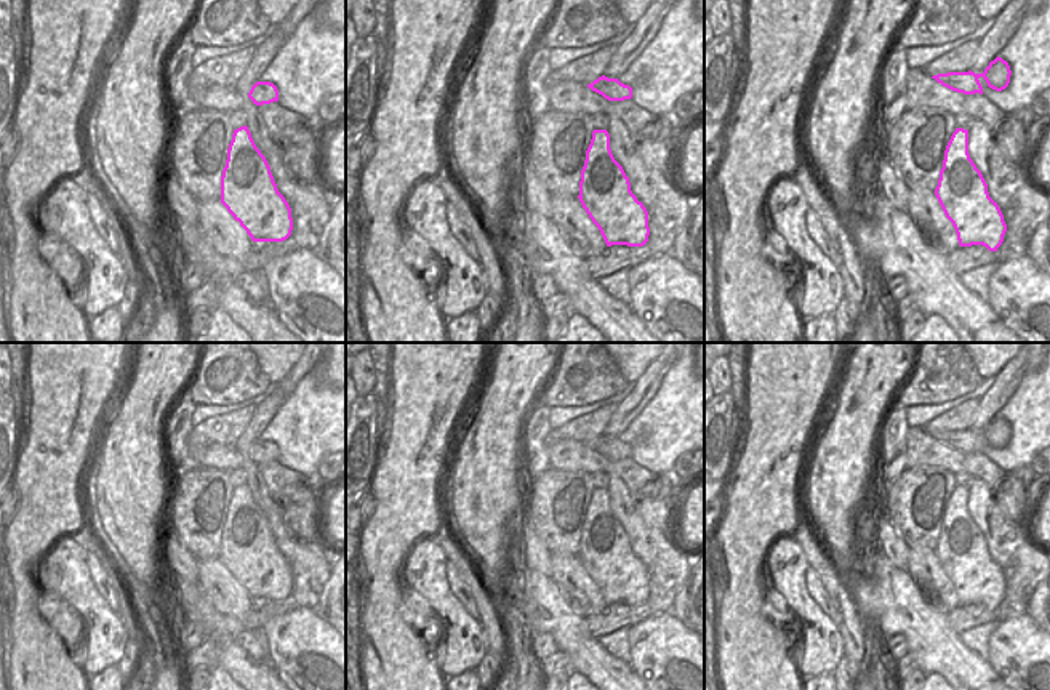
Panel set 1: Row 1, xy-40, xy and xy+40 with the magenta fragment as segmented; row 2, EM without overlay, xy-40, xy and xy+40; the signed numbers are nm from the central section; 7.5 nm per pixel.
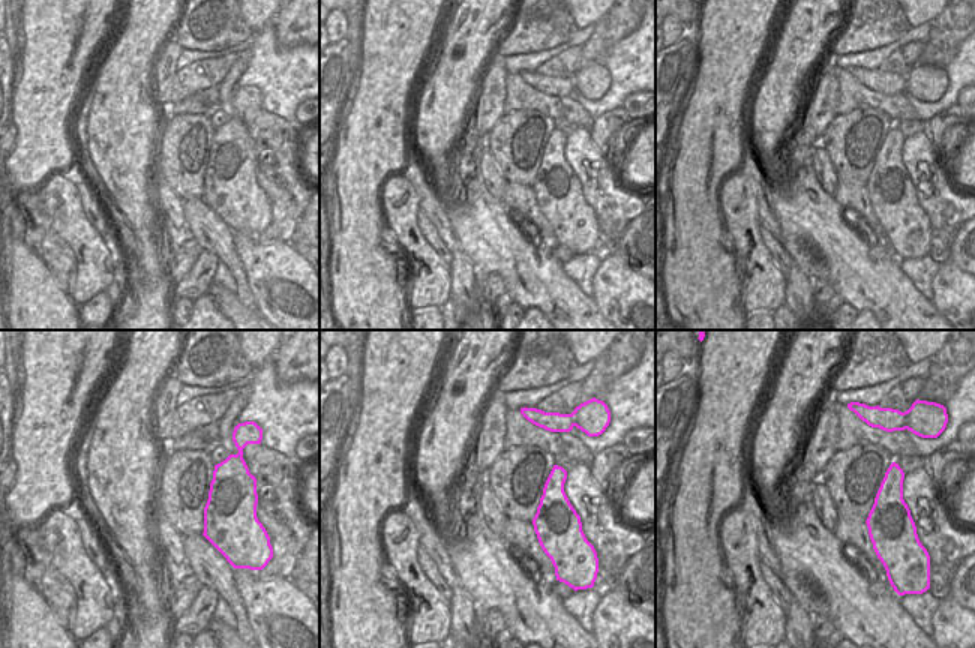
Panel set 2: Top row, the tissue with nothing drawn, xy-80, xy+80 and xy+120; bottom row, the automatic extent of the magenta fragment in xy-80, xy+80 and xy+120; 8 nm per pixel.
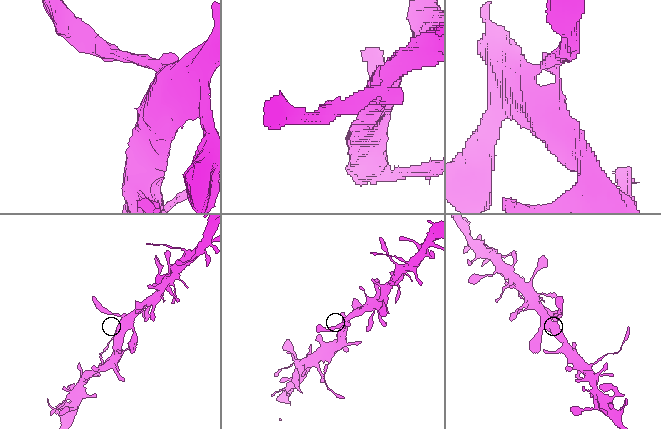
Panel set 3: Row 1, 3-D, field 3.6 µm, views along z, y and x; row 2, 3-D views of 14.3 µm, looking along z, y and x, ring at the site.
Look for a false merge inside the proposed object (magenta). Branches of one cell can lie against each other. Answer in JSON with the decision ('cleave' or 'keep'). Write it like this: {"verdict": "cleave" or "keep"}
{"verdict": "keep"}

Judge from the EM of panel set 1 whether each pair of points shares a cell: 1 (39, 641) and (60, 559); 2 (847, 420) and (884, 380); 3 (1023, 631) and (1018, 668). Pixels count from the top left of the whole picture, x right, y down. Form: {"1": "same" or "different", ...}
{"1": "different", "2": "same", "3": "same"}

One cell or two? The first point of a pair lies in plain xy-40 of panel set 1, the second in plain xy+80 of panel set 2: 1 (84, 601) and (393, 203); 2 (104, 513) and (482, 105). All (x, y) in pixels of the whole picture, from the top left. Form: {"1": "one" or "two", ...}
{"1": "one", "2": "two"}

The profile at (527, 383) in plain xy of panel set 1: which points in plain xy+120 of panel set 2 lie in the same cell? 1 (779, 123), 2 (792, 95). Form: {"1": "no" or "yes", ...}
{"1": "yes", "2": "yes"}

